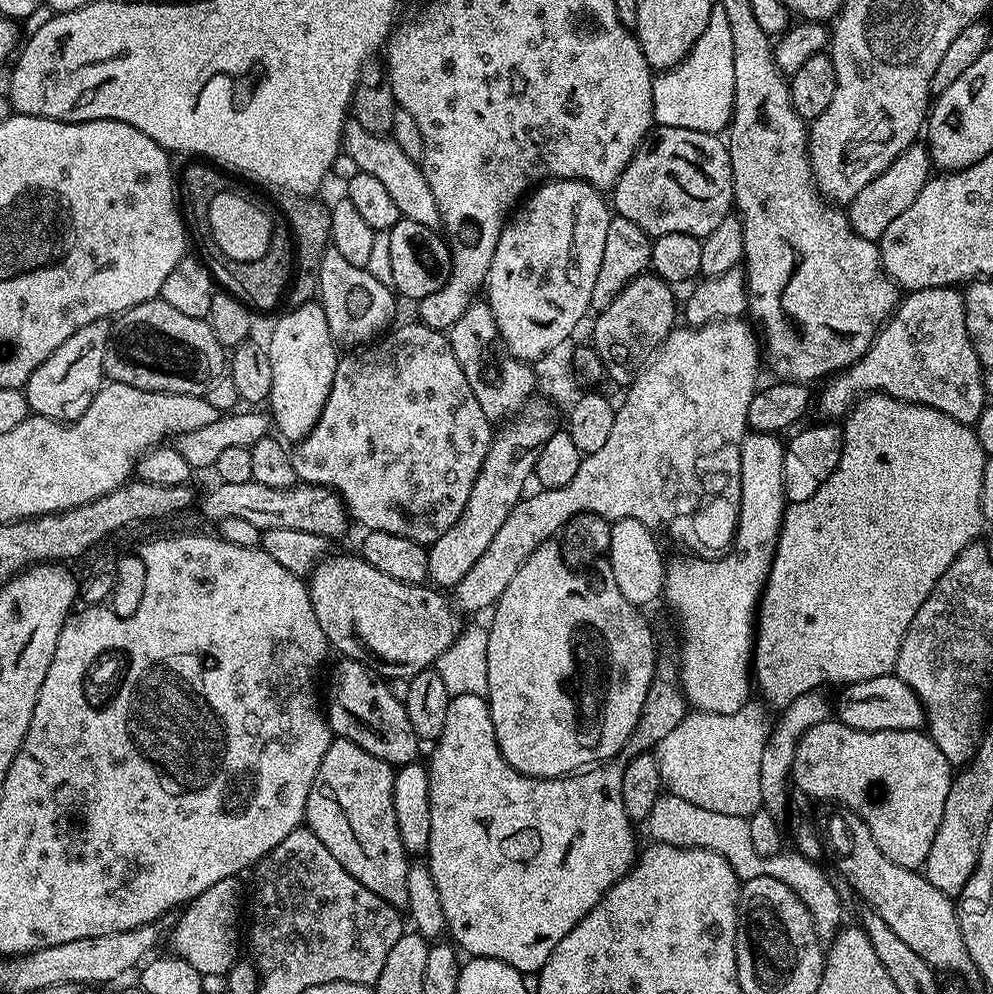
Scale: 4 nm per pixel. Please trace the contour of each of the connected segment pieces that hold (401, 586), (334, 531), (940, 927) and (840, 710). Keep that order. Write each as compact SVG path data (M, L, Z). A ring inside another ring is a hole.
M328 556L321 560L308 578L311 606L329 645L345 659L359 660L374 668L379 676L411 679L424 668L431 667L442 651L457 637L461 617L451 601L437 589L426 584L402 583L370 566L363 557Z
M230 482L217 483L204 496L200 504L200 512L208 520L219 522L226 518L242 518L260 529L293 528L306 530L310 534L318 534L325 538L340 536L350 525L347 508L339 496L330 488L319 488L317 484L297 483L290 488L262 486L262 482Z
M857 814L850 820L856 822L858 846L852 844L850 850L840 848L834 861L839 872L862 898L860 900L875 910L890 930L937 973L957 972L955 975L960 978L975 977L977 970L966 950L953 899L930 884L923 873L890 862L874 842L866 822Z
M895 674L870 678L862 682L845 684L834 696L834 716L840 723L850 726L854 730L877 732L878 730L910 730L923 729L926 724L924 705L918 694L902 682Z

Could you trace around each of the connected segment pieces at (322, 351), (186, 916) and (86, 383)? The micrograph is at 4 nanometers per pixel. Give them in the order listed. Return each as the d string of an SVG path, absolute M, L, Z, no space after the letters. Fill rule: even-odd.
M318 302L289 307L287 311L273 326L272 337L266 341L270 366L274 370L274 382L268 400L272 404L270 416L275 431L285 441L299 442L306 434L310 434L326 406L326 398L334 382L338 345L330 334L330 326L326 326L324 307Z
M234 876L214 882L210 890L198 894L198 898L179 913L180 922L172 930L171 951L190 962L190 966L194 966L201 976L227 977L230 966L234 966L241 955L240 882Z
M108 320L90 322L90 326L82 326L78 334L70 334L34 374L30 374L26 385L28 407L37 416L45 416L51 420L71 422L82 418L94 402L98 390L106 383L104 375L104 359L106 346L112 337L112 324Z

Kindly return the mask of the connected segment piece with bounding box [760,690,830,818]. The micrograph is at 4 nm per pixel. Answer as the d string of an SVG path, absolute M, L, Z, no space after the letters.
M823 691L807 692L798 698L794 698L779 713L776 725L772 724L768 733L768 740L762 746L762 808L777 818L783 817L788 811L788 796L790 789L790 777L794 758L798 750L800 737L806 734L814 725L821 724L830 716L830 700L824 697Z

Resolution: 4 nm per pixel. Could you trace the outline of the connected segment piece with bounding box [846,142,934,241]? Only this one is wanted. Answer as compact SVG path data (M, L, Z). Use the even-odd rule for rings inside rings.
M920 142L911 144L901 156L890 162L890 166L886 166L886 170L882 170L882 174L878 174L878 178L874 178L874 182L870 182L870 186L862 186L862 190L858 190L856 197L847 205L852 229L862 238L879 241L880 236L886 234L886 226L890 226L890 222L894 222L898 214L903 214L910 207L910 202L914 202L914 198L918 198L933 168L927 147Z

